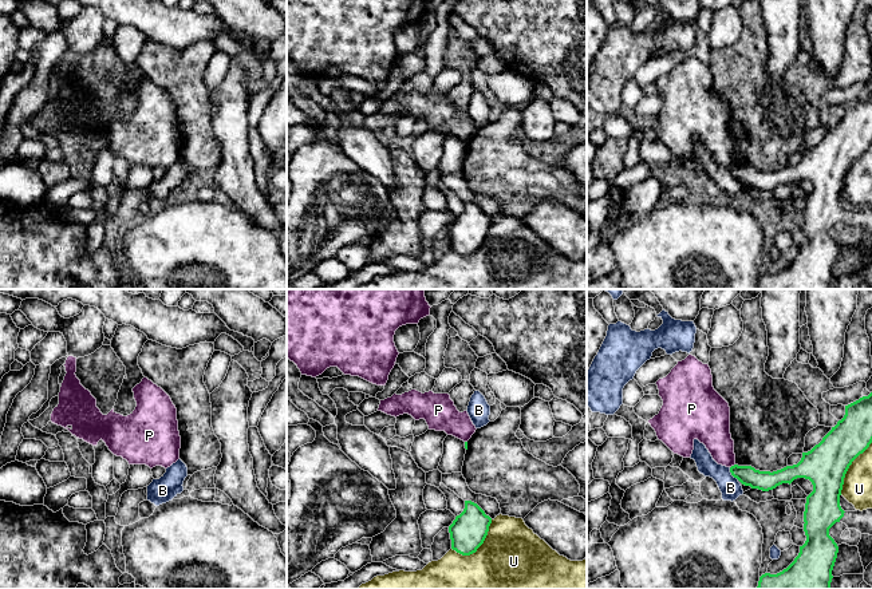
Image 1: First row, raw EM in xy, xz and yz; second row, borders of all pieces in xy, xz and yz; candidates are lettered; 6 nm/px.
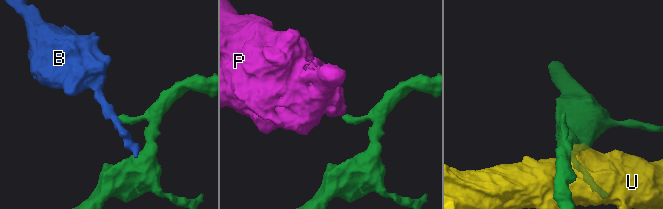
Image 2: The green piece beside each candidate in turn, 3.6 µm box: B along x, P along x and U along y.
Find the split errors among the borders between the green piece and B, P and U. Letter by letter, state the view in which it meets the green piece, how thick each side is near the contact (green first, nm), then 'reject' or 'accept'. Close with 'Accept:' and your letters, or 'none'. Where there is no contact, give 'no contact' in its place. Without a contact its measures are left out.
B: contact in yz; calibres 120 and 120 nm; reject
P: contact in yz; calibres 120 and 200 nm; reject
U: contact in xz; calibres 220 and 500 nm; reject
Accept: none

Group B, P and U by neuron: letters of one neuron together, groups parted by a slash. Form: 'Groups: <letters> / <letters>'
Groups: B / P / U

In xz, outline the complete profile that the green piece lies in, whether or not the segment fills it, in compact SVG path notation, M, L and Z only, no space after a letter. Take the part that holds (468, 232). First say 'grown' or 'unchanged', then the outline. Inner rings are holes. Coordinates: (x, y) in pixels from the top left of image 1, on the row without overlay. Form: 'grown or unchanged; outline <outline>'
unchanged; outline M465 201L463 212L449 226L451 249L470 256L484 244L492 218L474 202Z

